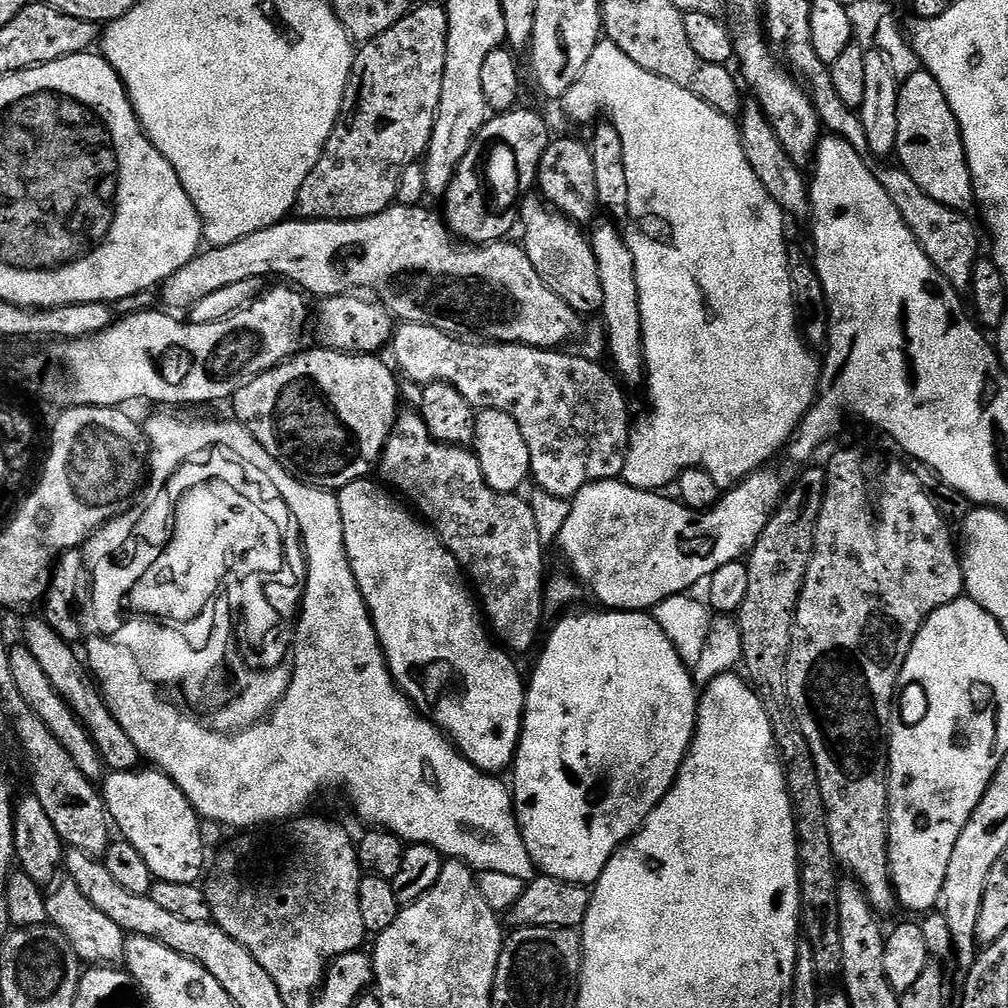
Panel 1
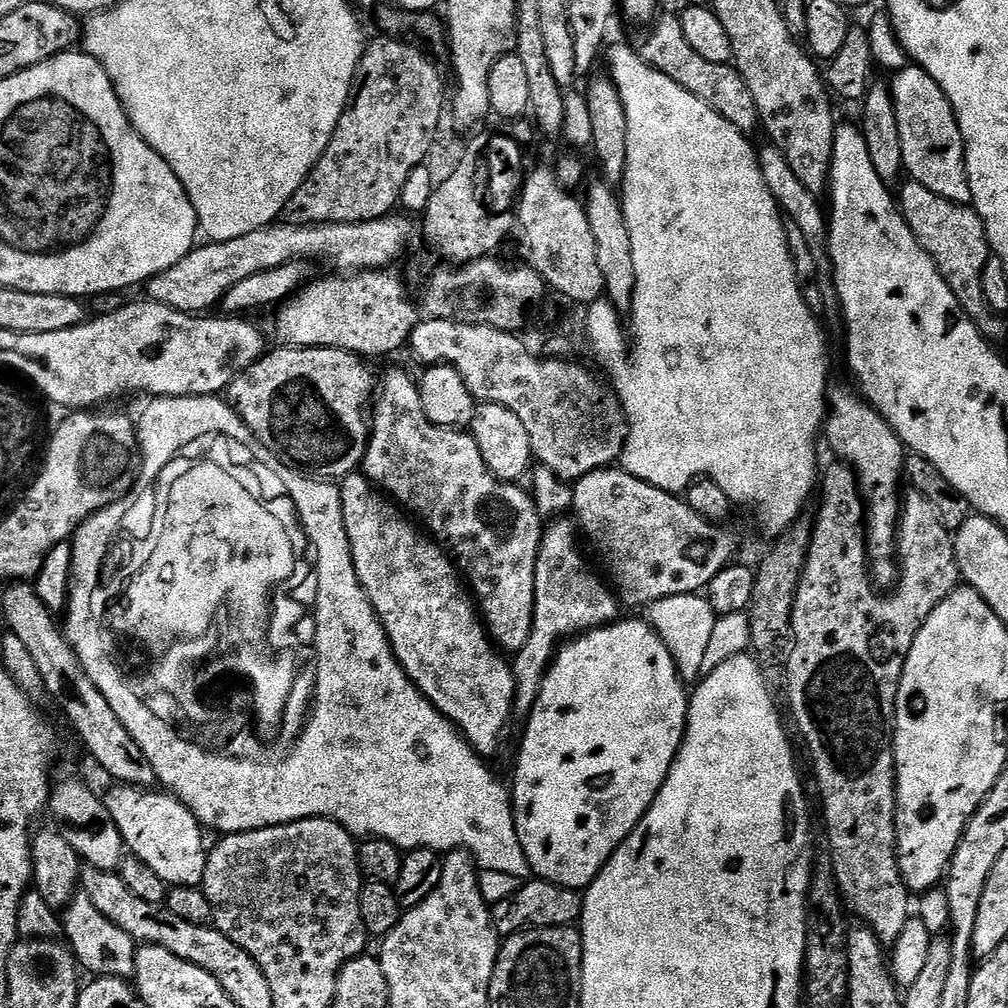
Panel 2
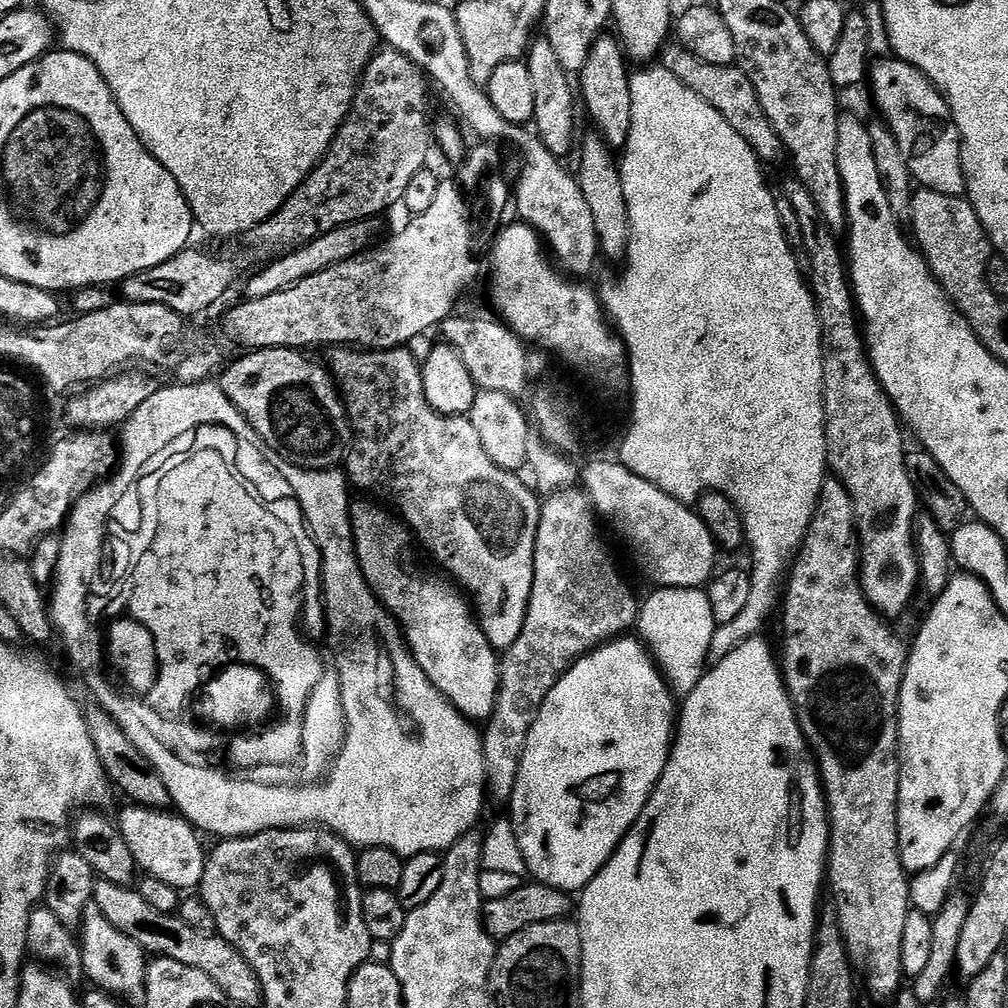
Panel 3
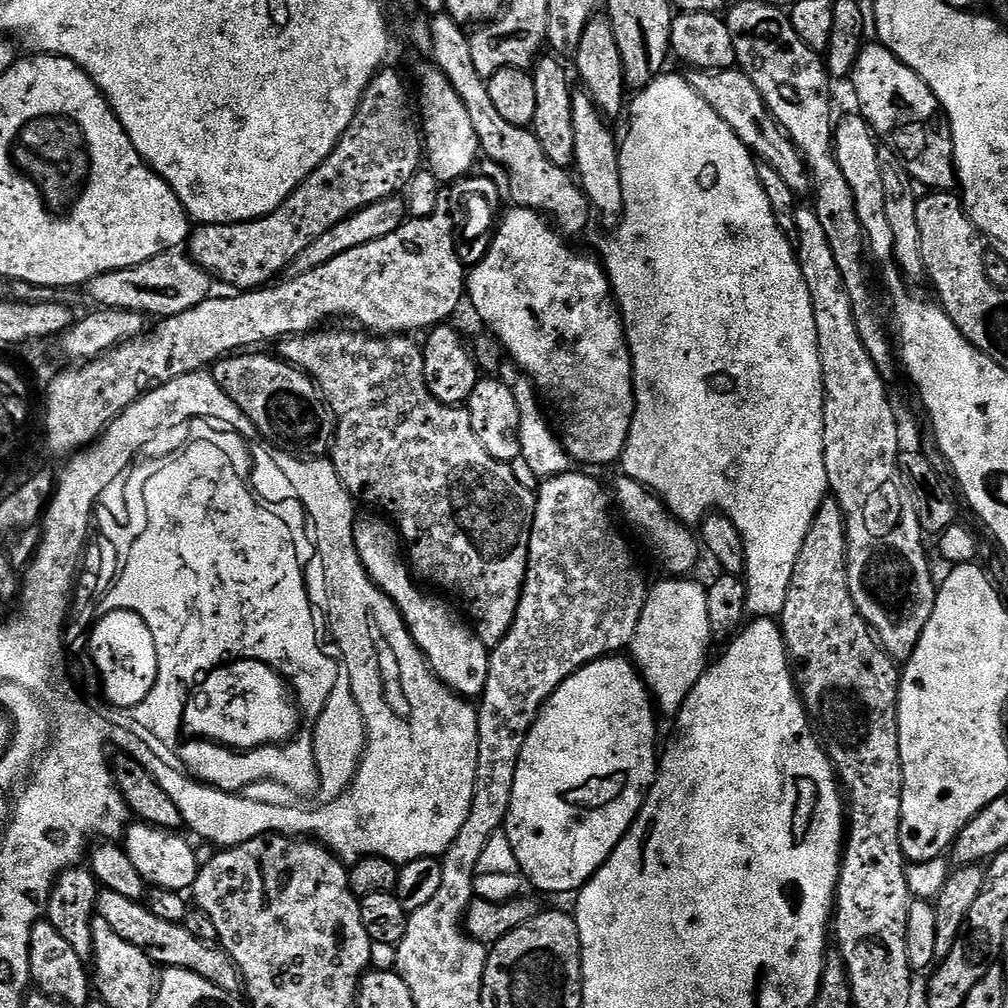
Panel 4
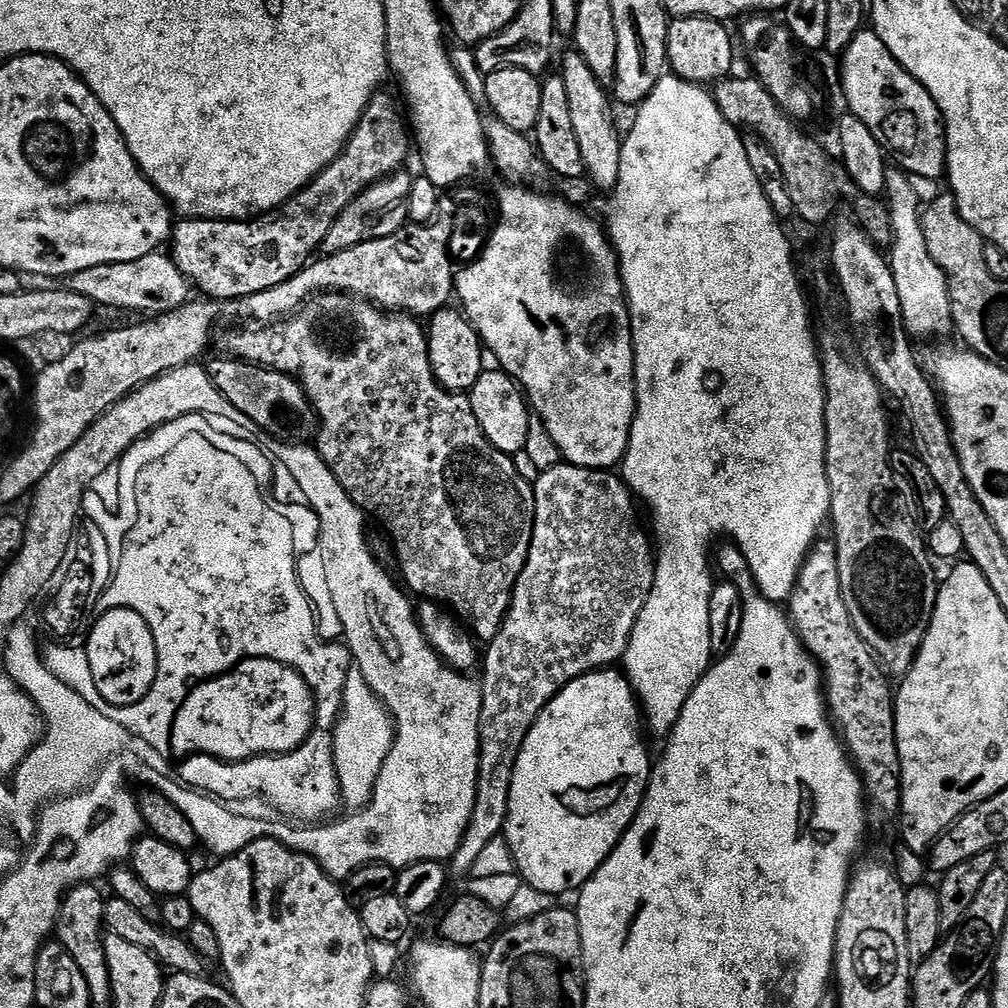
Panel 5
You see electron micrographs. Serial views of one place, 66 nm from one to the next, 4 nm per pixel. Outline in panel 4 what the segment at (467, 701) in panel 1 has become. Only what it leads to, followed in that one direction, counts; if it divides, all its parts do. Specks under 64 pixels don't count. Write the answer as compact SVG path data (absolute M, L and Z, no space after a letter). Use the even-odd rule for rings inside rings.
M368 515L372 516L365 520L364 517L357 519L354 526L354 544L368 576L392 599L394 606L402 614L414 642L420 647L420 653L428 659L432 673L459 696L483 696L488 681L490 650L472 631L471 623L459 611L452 612L447 599L439 595L431 596L419 588L421 585L406 559L406 549L395 527L379 515Z

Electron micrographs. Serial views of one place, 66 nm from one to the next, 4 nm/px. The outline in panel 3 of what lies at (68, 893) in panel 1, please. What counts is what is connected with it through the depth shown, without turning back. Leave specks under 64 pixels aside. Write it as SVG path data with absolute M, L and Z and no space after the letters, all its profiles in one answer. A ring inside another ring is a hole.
M94 906L84 911L84 918L78 929L80 953L84 963L84 976L92 983L93 989L115 996L117 1000L128 1004L143 1005L146 1001L146 974L148 973L148 953L134 942L134 938L126 938L122 930L114 930L106 918Z

